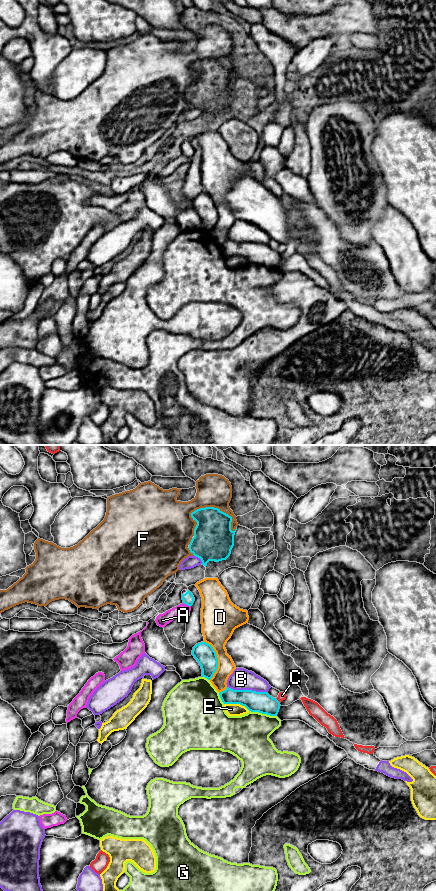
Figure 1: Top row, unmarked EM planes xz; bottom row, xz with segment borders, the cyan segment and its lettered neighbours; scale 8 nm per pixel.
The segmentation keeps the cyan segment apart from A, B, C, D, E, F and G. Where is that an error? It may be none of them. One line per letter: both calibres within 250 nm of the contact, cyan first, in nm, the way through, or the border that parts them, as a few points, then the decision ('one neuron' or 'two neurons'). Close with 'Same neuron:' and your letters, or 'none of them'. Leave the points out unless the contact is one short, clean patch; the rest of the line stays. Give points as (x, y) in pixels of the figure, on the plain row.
A: 90/100 nm | two neurons
B: 170/180 nm | two neurons
C: 170/60 nm | two neurons
D: 160/260 nm | two neurons
E: 170/100 nm | two neurons
F: 320/260 nm | two neurons
G: 170/360 nm | two neurons
Same neuron: none of them

